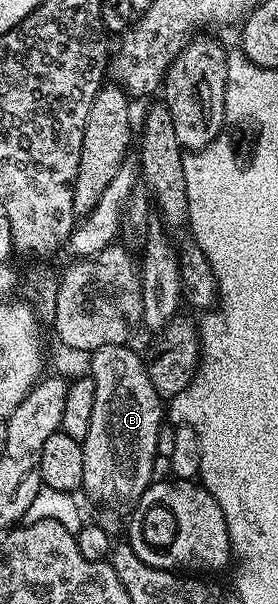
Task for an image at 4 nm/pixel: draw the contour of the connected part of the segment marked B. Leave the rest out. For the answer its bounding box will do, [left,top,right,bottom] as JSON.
[82,343,162,508]

